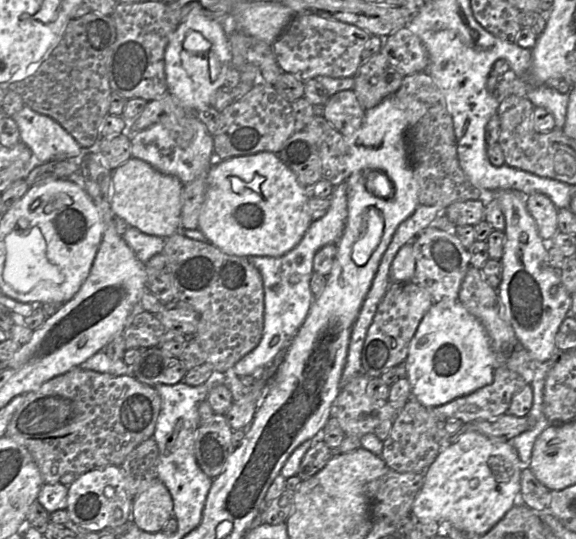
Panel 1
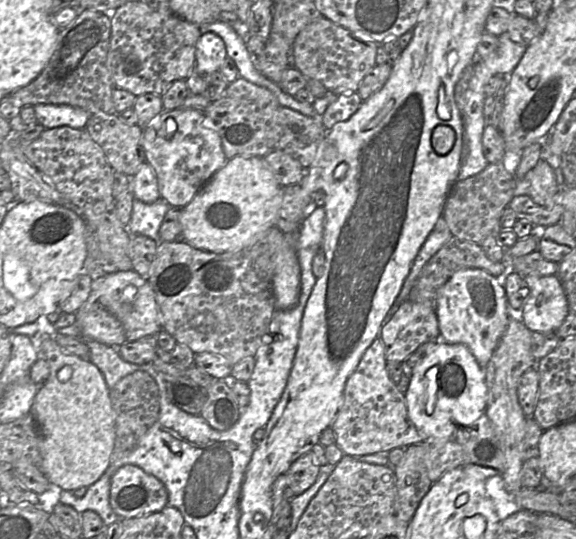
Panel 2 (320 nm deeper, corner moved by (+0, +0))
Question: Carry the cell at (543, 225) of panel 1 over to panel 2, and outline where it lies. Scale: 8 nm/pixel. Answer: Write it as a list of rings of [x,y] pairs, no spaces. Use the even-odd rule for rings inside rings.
[[[539,159],[537,164],[527,173],[525,178],[519,179],[526,179],[526,181],[528,181],[527,195],[530,196],[536,204],[545,207],[553,206],[554,196],[558,193],[560,187],[556,182],[554,169],[546,160]]]

